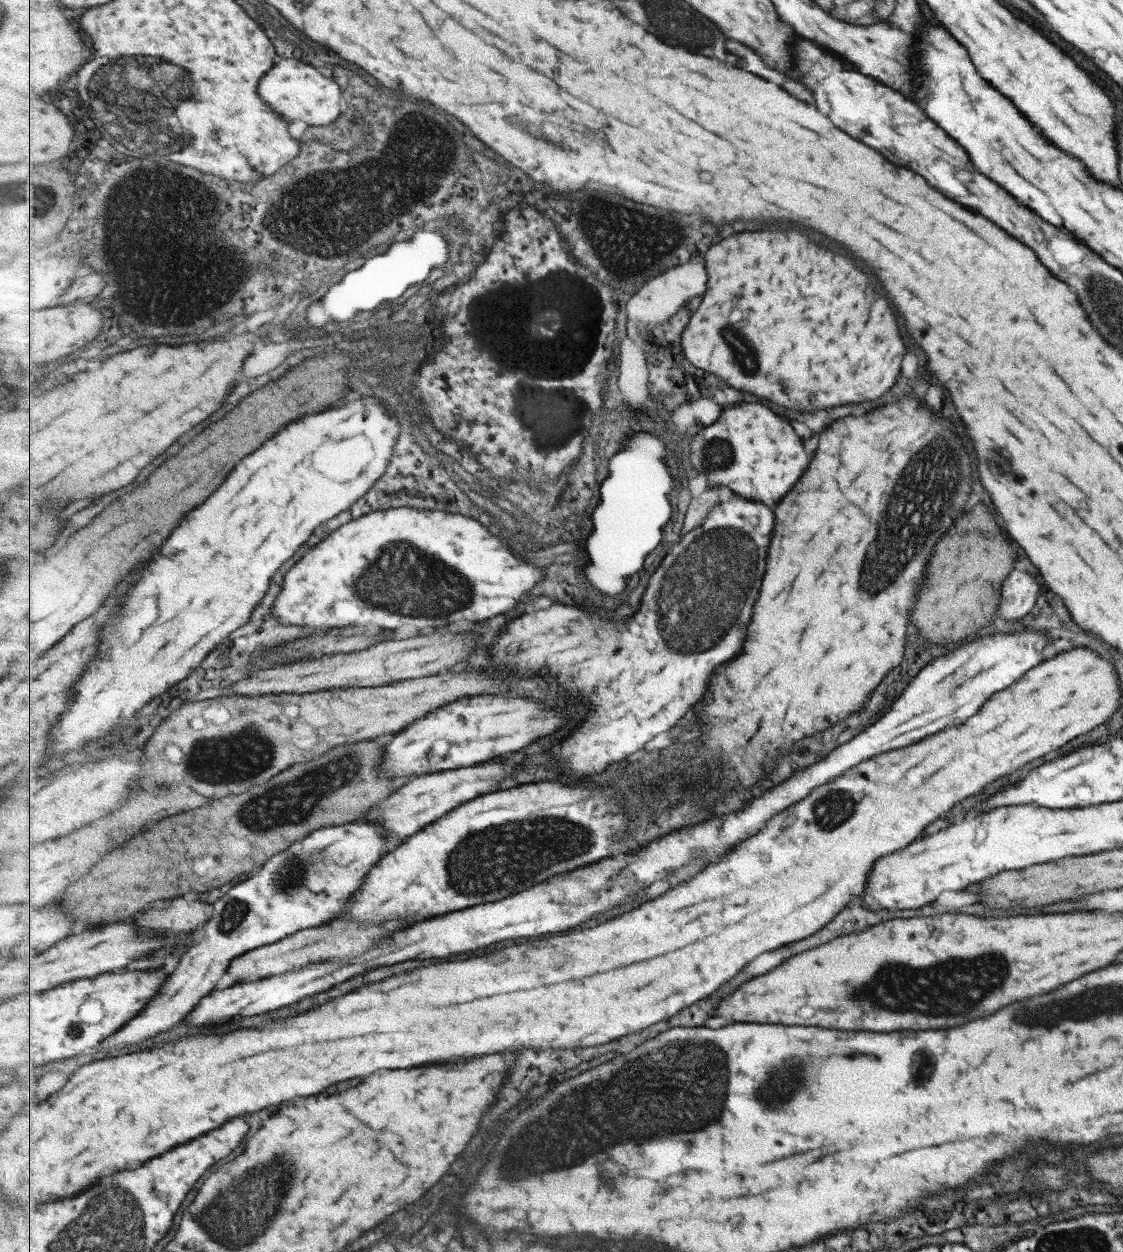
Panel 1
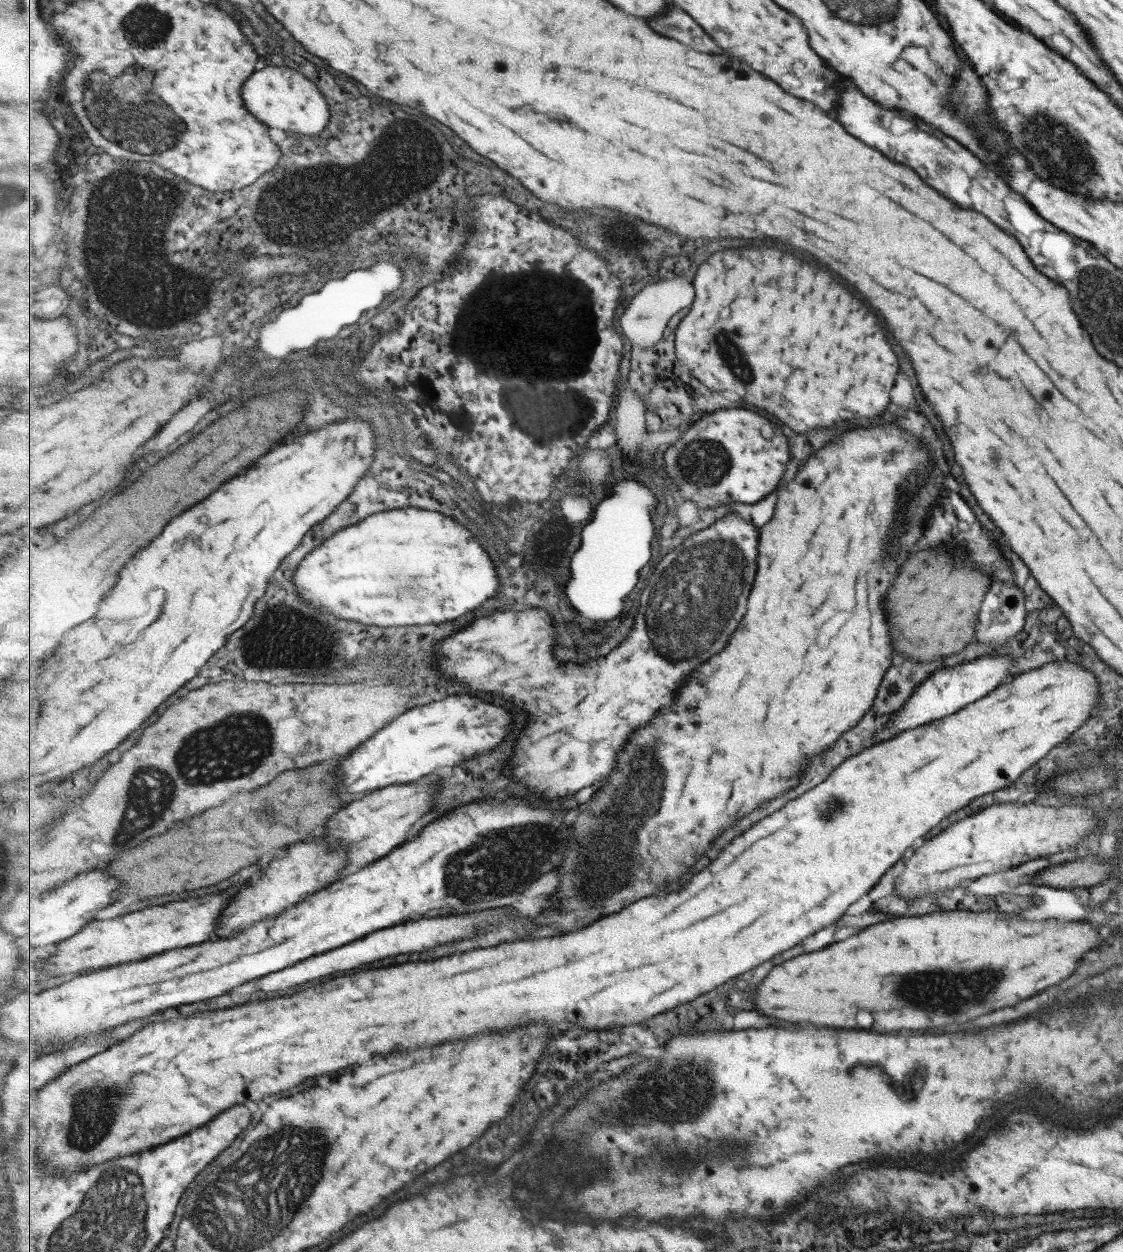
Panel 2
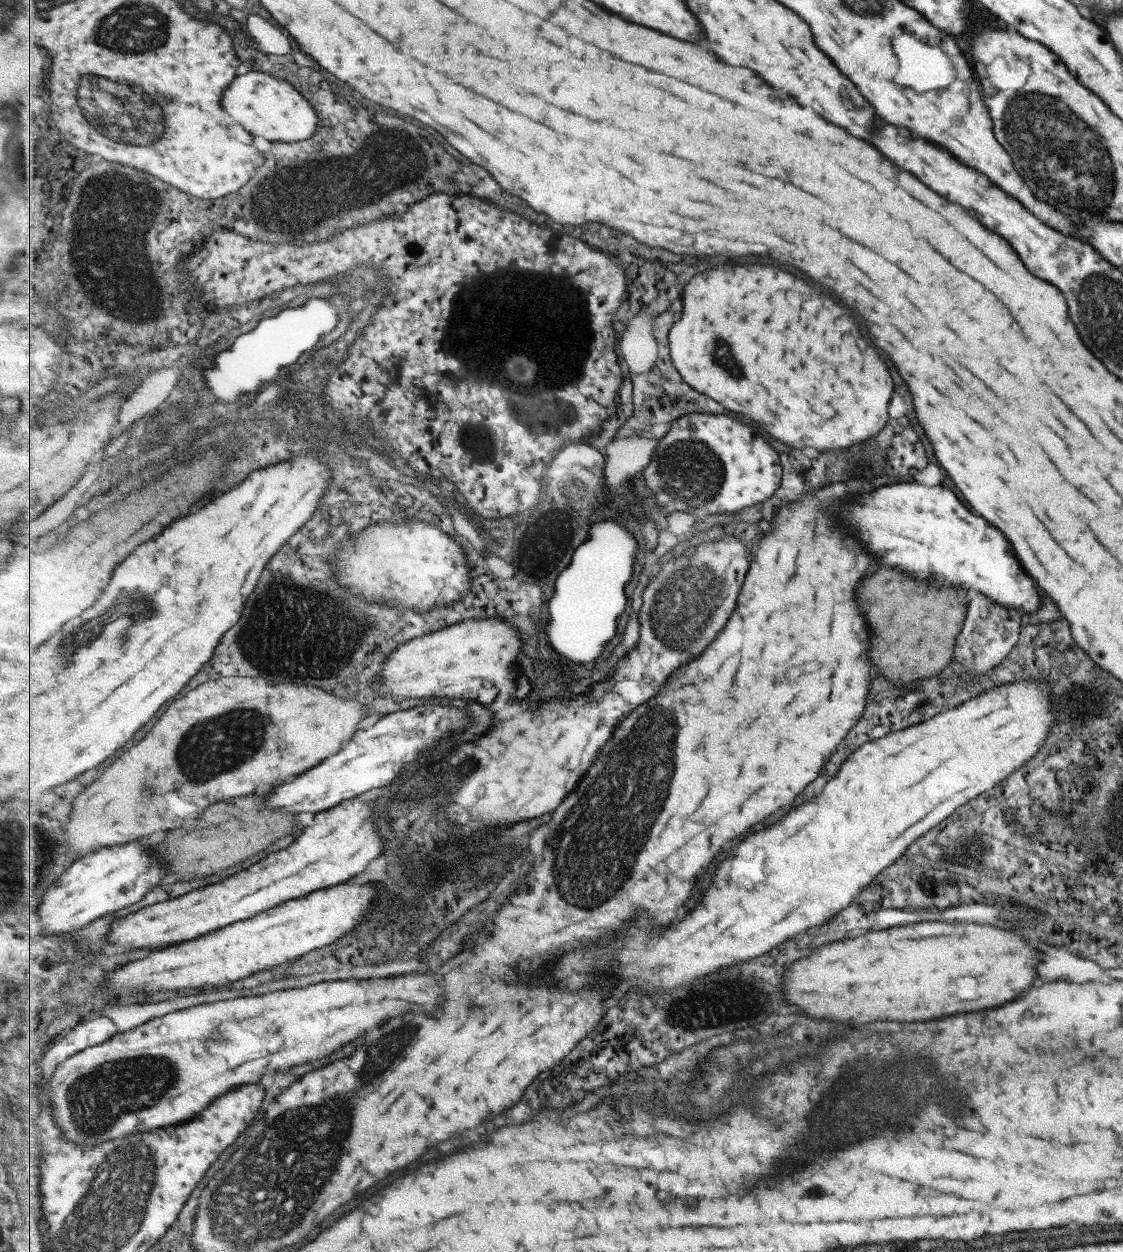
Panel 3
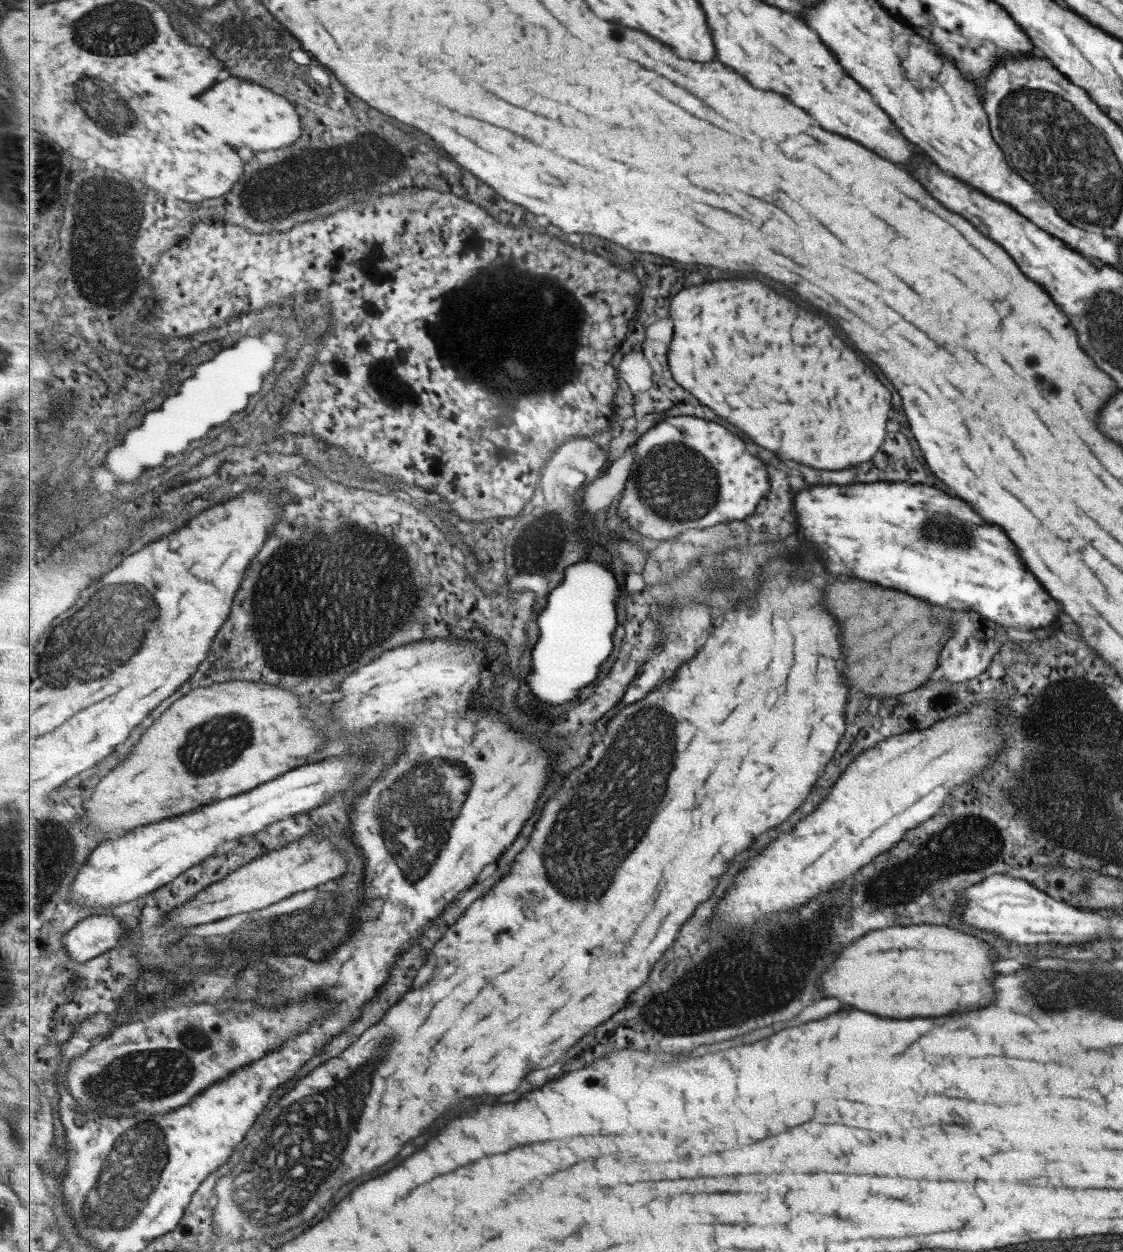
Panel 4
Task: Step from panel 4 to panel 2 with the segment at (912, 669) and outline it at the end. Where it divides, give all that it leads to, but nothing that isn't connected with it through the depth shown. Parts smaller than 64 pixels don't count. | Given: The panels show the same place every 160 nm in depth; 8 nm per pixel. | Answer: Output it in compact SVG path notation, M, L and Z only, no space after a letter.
M939 550L939 554L917 552L909 554L908 559L901 564L897 576L883 596L883 608L889 622L889 636L895 654L913 656L918 662L929 662L935 657L955 654L973 640L981 596L991 584L991 578L979 570L971 570L969 562L959 562L953 556L955 554L947 554L945 550Z

